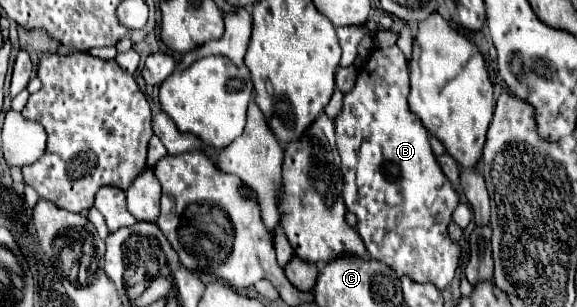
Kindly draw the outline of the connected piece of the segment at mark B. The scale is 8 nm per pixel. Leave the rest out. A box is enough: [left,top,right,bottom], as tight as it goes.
[334,45,460,291]

